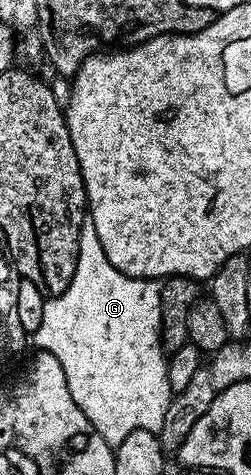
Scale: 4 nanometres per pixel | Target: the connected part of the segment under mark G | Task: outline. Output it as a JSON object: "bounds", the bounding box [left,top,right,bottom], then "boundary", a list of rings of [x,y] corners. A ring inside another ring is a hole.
{"bounds":[30,231,173,445],"boundary":[[[80,231],[80,234],[84,237],[84,255],[78,253],[74,277],[61,295],[45,298],[42,325],[38,325],[38,329],[31,332],[30,339],[31,342],[33,339],[37,343],[35,346],[39,350],[58,357],[58,365],[62,365],[62,373],[66,373],[66,385],[70,385],[70,397],[74,397],[78,409],[82,409],[82,413],[86,413],[90,425],[94,425],[94,429],[98,429],[98,433],[102,433],[106,442],[117,445],[125,441],[126,437],[129,437],[130,433],[134,433],[135,430],[150,430],[158,433],[162,429],[162,421],[166,421],[166,409],[172,403],[173,394],[168,380],[168,360],[160,342],[160,283],[154,279],[131,279],[129,275],[124,275],[122,272],[116,275],[118,269],[112,271],[114,265],[110,265],[110,261],[104,263],[106,253],[100,255],[102,241],[96,243],[98,233],[92,235],[92,231]]]}

